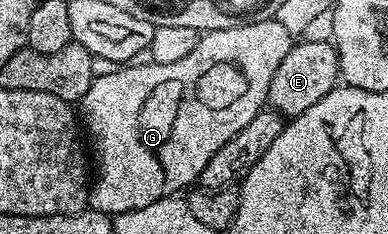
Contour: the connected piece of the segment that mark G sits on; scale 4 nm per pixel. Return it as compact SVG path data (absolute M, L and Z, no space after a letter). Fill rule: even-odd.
M275 20L248 22L235 28L210 30L201 34L199 44L171 64L151 62L142 66L122 65L111 75L94 77L91 88L81 97L79 114L93 137L97 153L97 179L89 186L88 209L108 216L147 208L160 198L172 198L184 186L192 187L203 168L269 101L271 76L283 64L283 56L294 46L294 39Z

